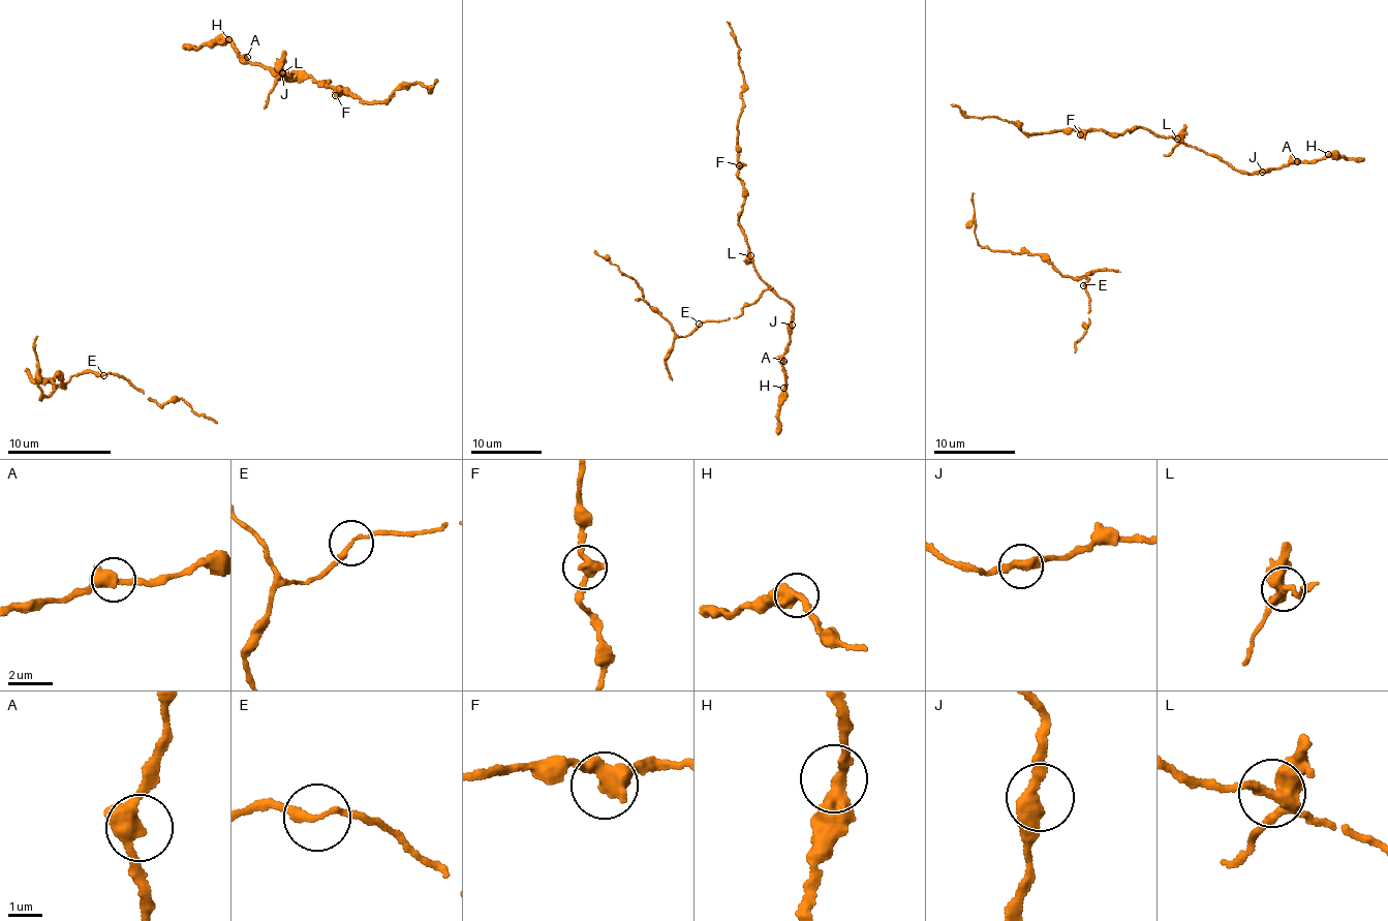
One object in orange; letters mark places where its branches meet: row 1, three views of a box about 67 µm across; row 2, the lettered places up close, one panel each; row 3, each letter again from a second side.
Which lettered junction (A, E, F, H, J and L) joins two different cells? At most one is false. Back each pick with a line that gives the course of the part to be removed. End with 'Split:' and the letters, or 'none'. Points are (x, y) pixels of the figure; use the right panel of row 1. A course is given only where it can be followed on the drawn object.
L: Course of the part to remove: (1177, 137), (1180, 144), (1164, 155)
Split: L

